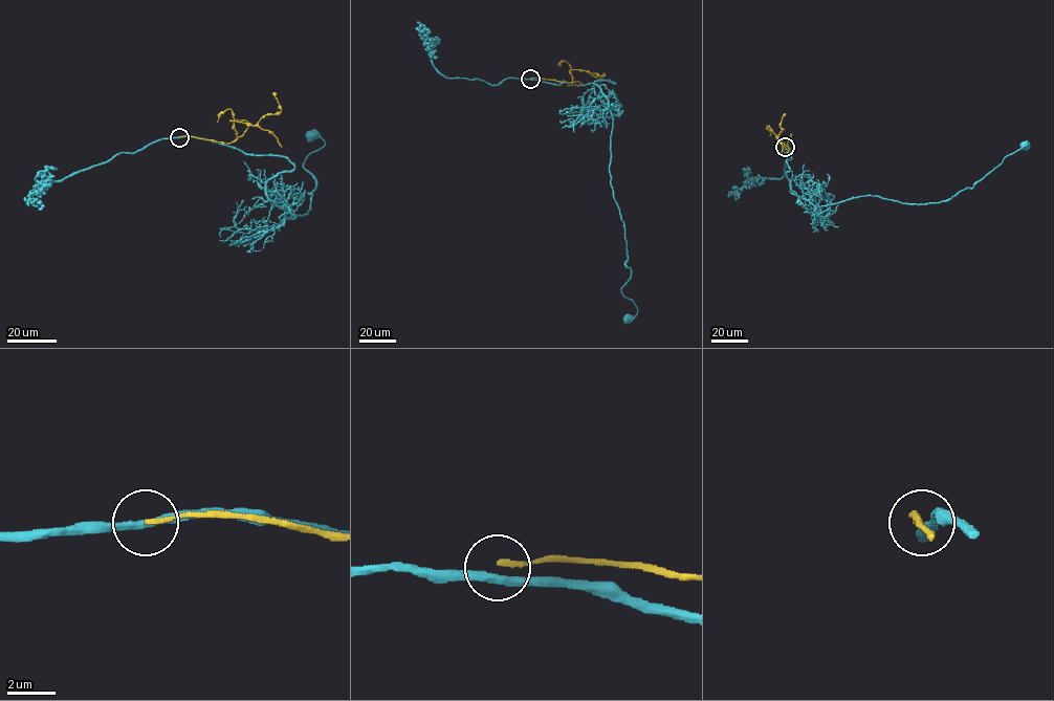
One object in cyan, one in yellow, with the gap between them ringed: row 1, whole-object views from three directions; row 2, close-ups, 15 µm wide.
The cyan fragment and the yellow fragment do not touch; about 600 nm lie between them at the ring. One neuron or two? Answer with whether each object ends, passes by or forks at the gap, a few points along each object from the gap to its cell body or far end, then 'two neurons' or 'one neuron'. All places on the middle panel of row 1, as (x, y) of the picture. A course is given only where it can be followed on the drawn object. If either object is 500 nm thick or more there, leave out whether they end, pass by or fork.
cyan passes by; yellow ends; course cyan (530, 79), (614, 83), (594, 83), (613, 118), (611, 187), (631, 269), (621, 292), (637, 309), (627, 319); course yellow (530, 79), (572, 82), (571, 69), (582, 69), (594, 75), (605, 73), (599, 79); two neurons

